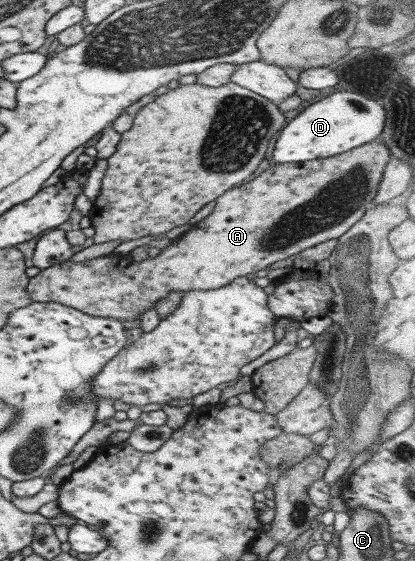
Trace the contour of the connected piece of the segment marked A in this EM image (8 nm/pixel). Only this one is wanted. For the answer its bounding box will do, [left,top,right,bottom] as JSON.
[25,140,389,323]

